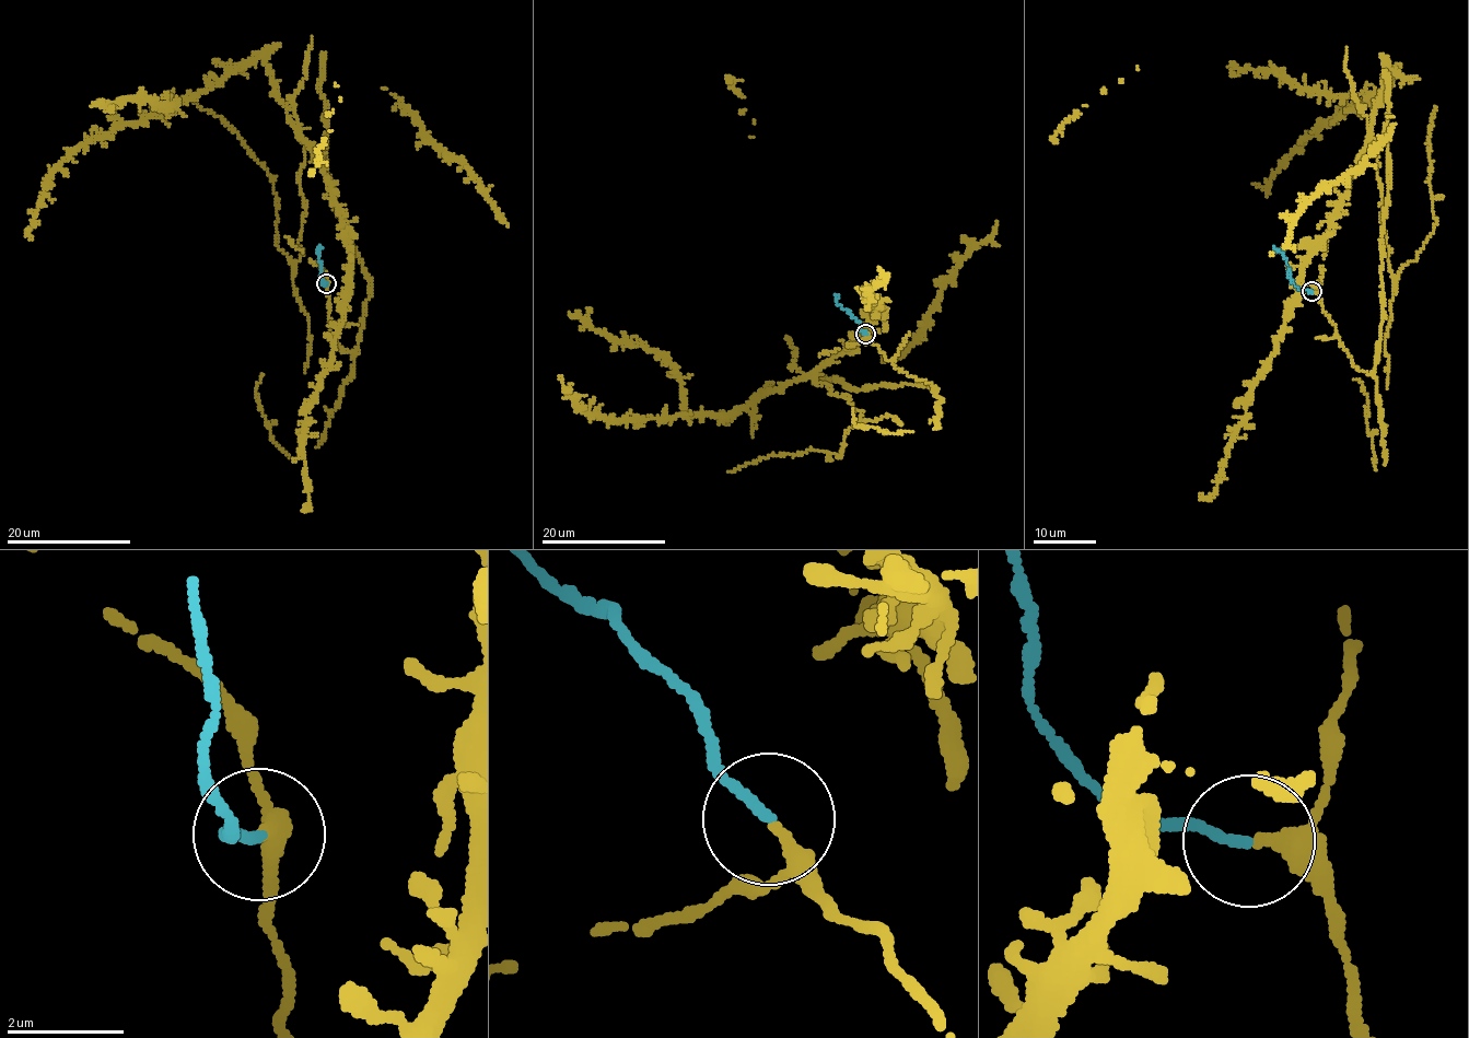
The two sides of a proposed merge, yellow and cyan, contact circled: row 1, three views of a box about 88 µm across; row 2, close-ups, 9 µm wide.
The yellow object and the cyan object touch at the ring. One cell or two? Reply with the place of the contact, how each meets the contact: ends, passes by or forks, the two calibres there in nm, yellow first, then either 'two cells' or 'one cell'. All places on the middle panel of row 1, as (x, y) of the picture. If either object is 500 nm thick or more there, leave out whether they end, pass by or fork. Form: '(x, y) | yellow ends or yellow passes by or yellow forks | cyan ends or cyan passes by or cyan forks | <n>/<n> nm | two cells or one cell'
(865, 334) | yellow passes by | cyan ends | 240/150 nm | one cell

